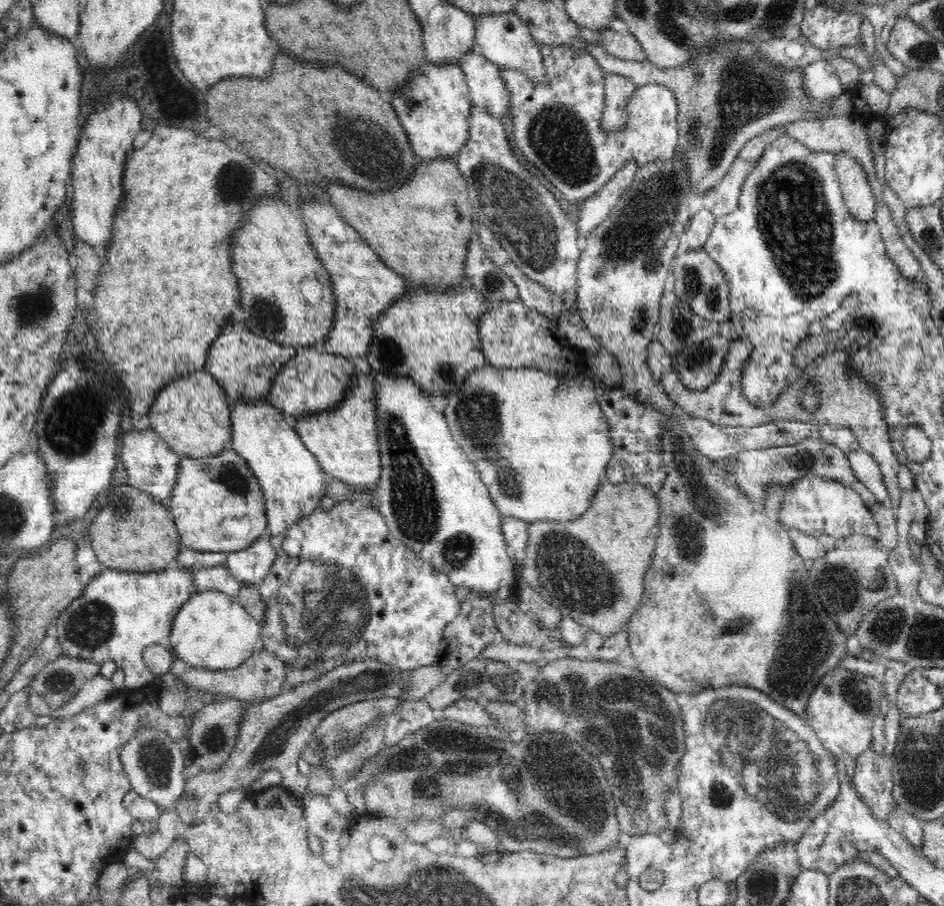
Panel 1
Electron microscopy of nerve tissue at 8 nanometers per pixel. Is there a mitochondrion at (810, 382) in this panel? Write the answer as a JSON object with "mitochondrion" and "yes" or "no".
{"mitochondrion":"no"}

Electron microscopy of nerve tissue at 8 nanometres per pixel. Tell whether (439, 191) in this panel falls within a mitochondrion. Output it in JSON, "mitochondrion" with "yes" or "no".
{"mitochondrion":"no"}

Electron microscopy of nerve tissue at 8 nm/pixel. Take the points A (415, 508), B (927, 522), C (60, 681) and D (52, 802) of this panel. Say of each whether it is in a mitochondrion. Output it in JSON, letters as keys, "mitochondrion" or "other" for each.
{"A":"mitochondrion","B":"other","C":"mitochondrion","D":"mitochondrion"}

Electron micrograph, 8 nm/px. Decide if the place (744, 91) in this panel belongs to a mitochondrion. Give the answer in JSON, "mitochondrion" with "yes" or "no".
{"mitochondrion":"yes"}

